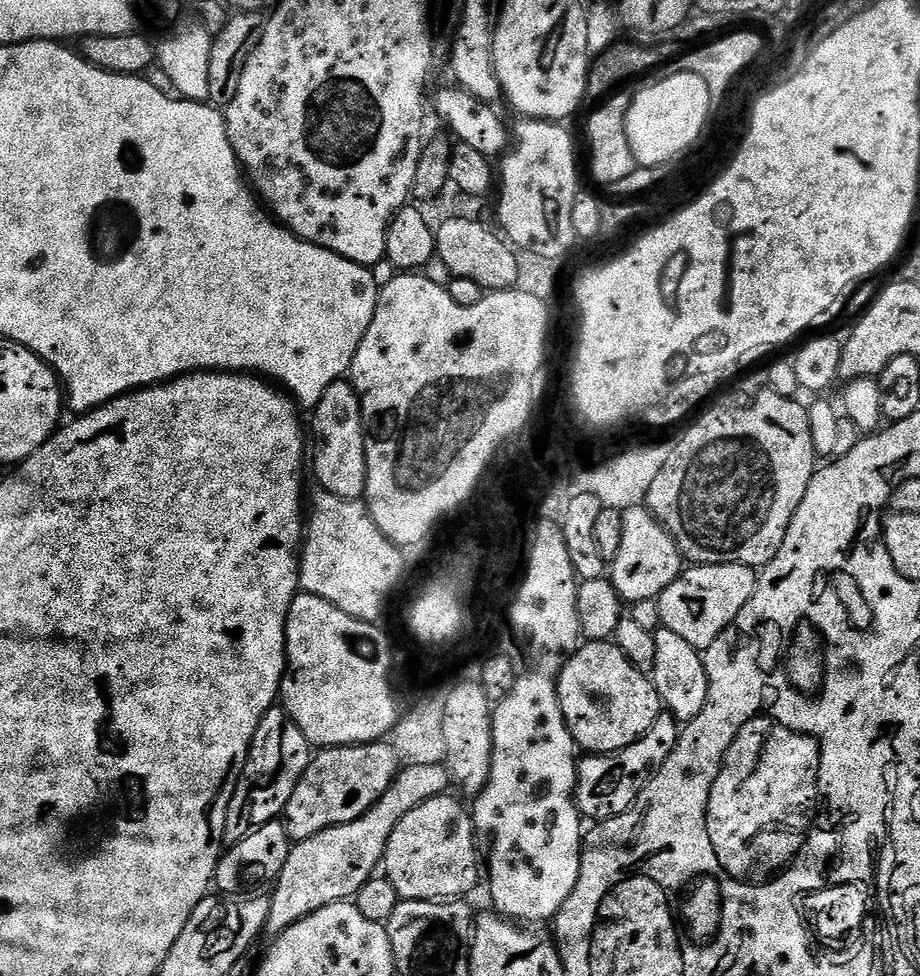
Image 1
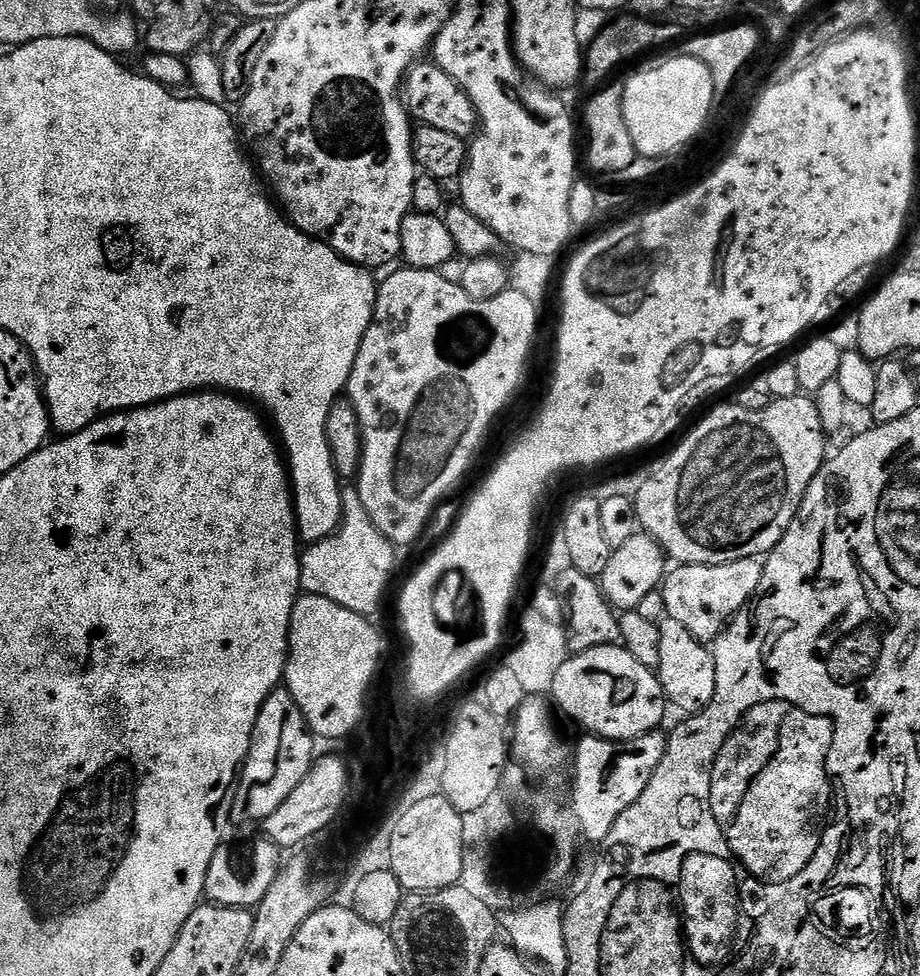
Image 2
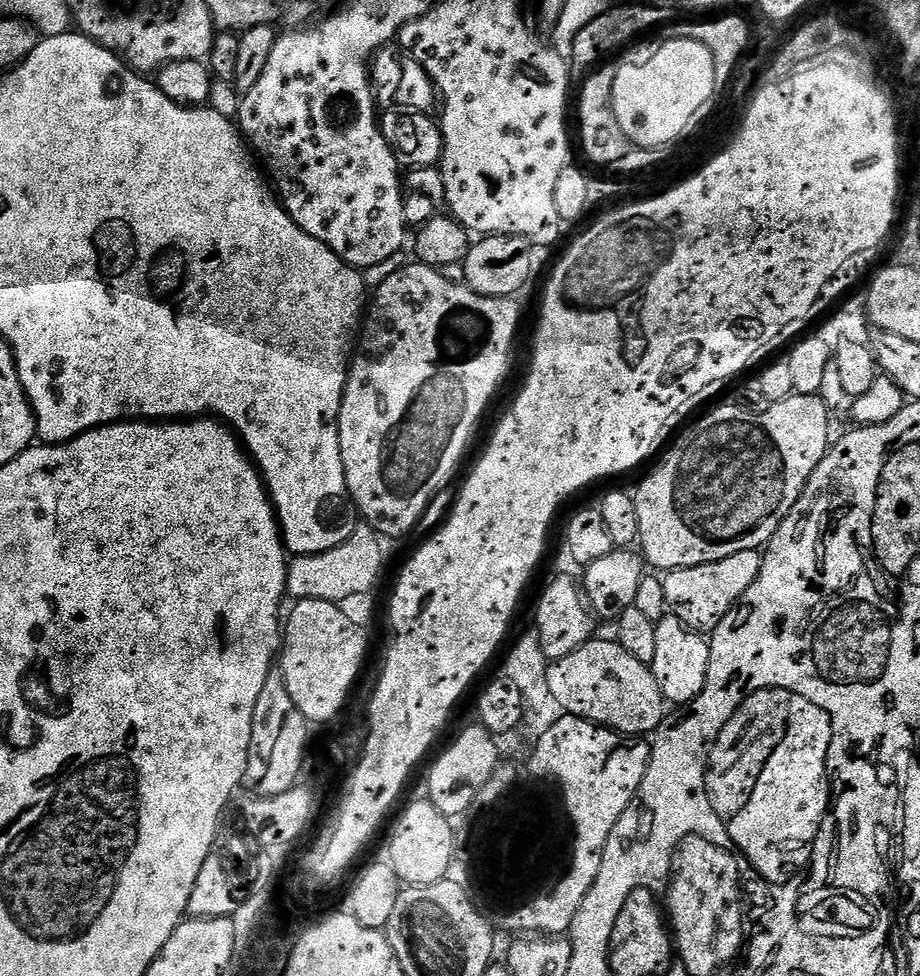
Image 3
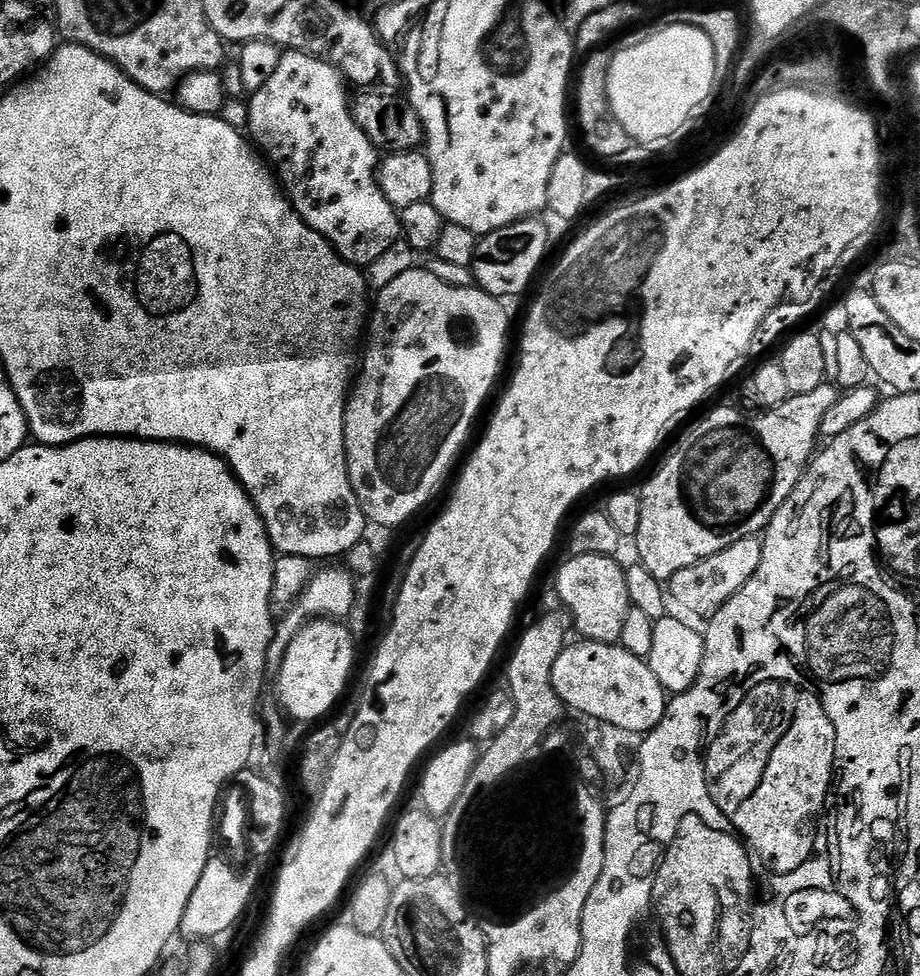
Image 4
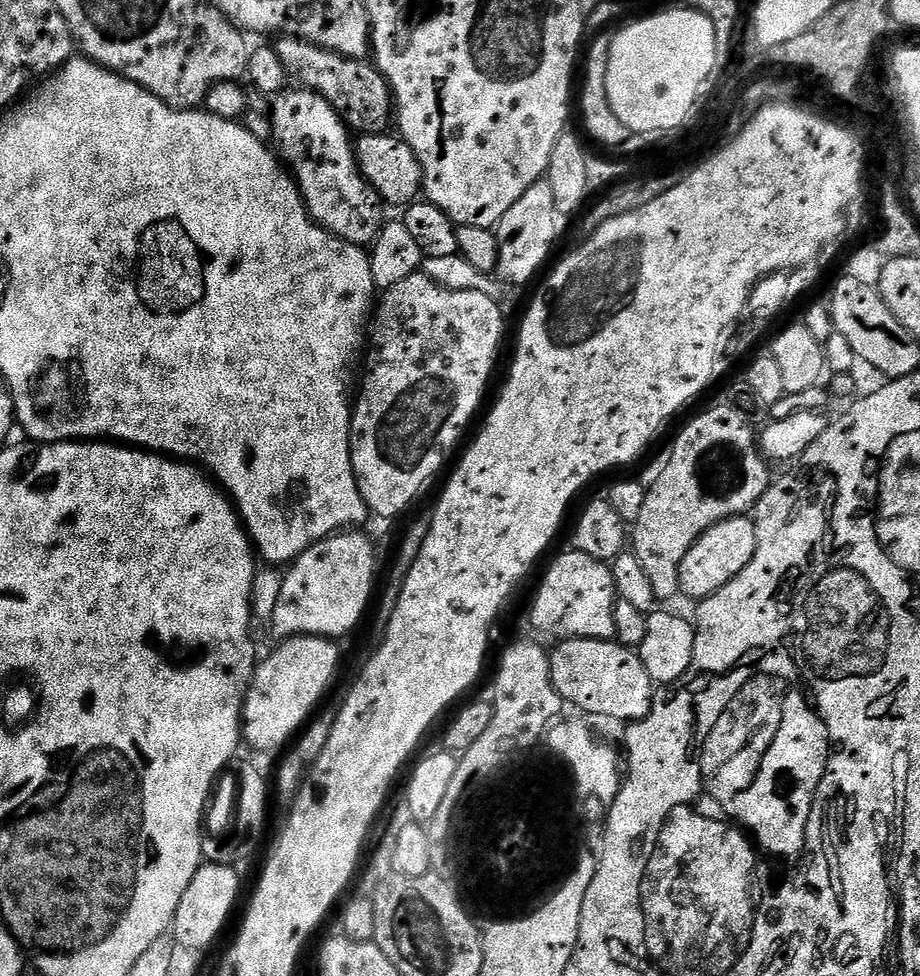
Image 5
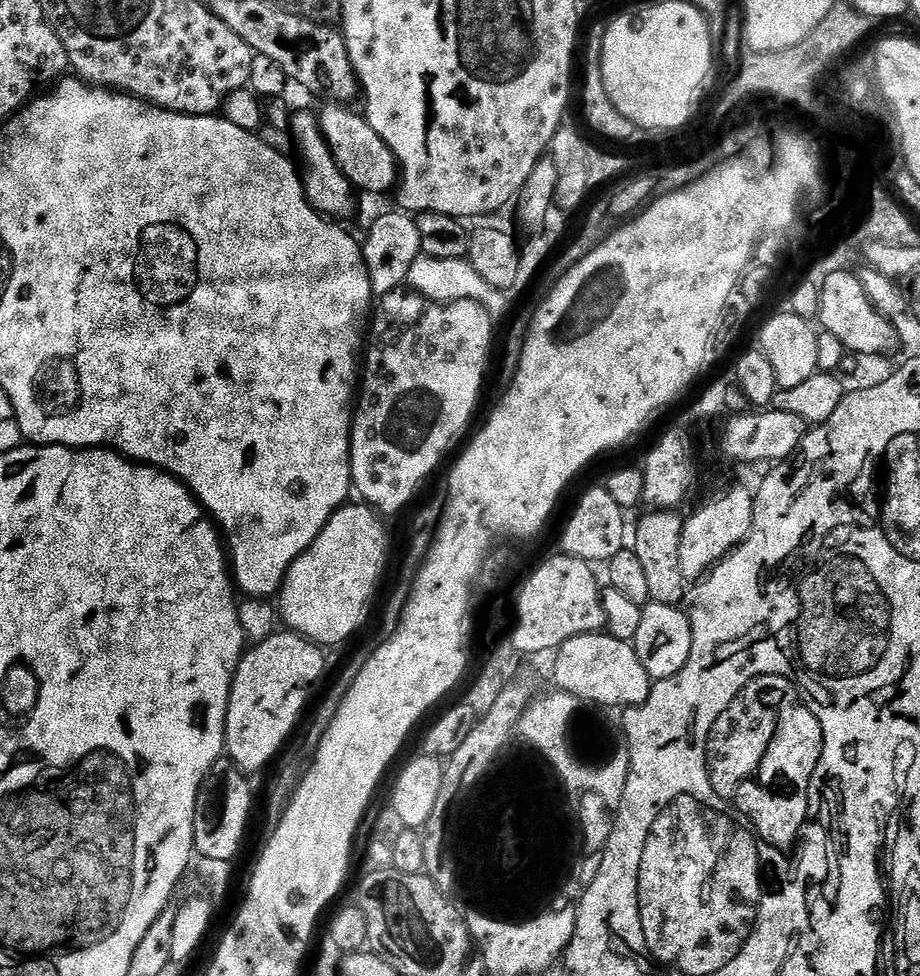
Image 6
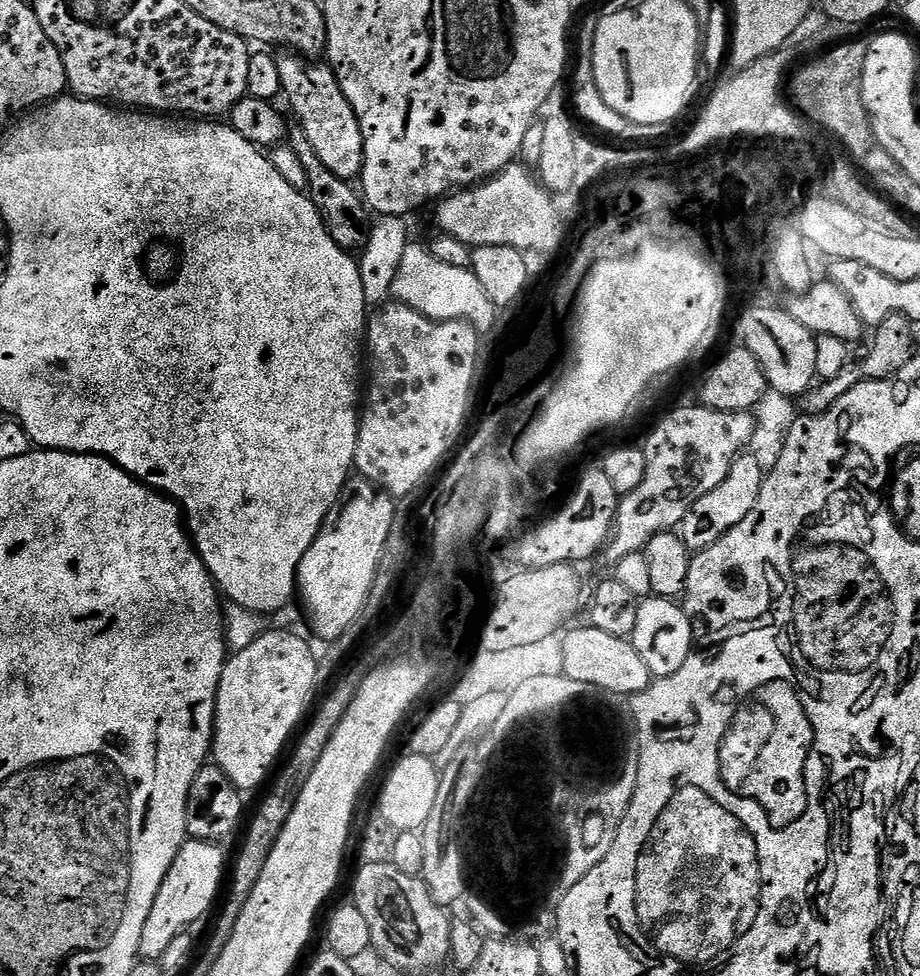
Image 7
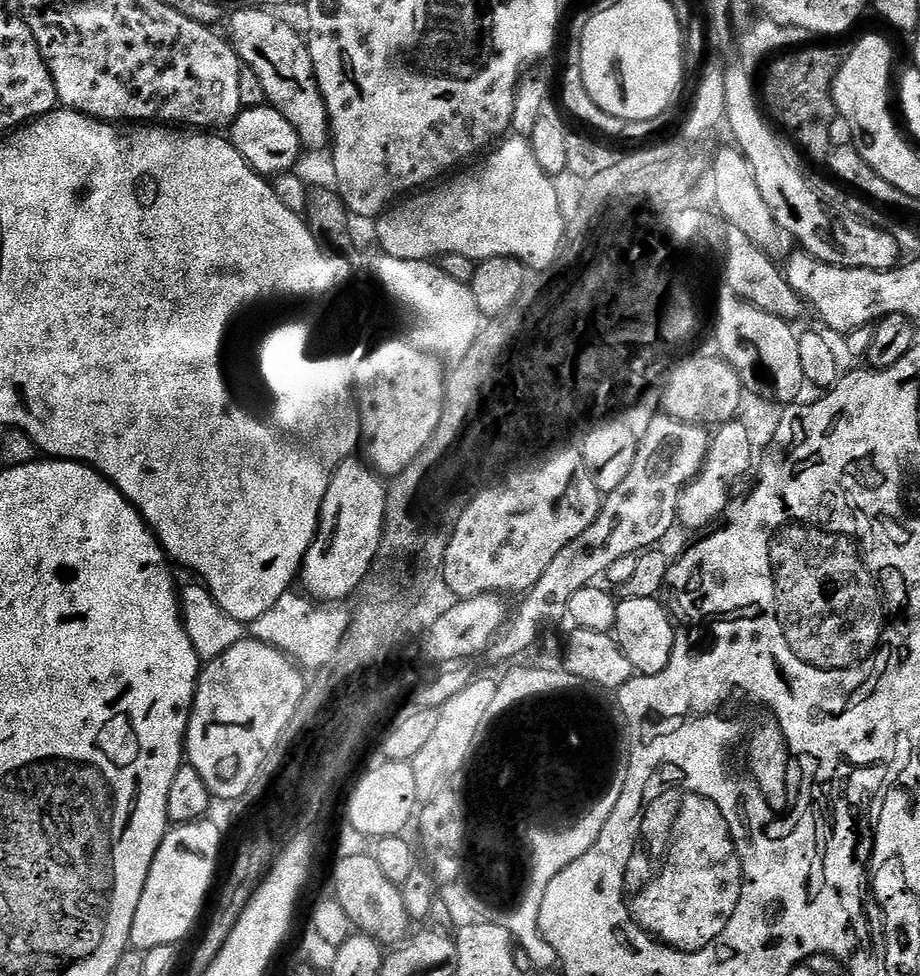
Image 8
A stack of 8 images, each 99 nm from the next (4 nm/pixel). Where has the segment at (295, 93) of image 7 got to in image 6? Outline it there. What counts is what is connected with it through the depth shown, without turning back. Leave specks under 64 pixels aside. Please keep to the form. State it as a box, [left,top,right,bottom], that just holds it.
[318,102,399,193]

